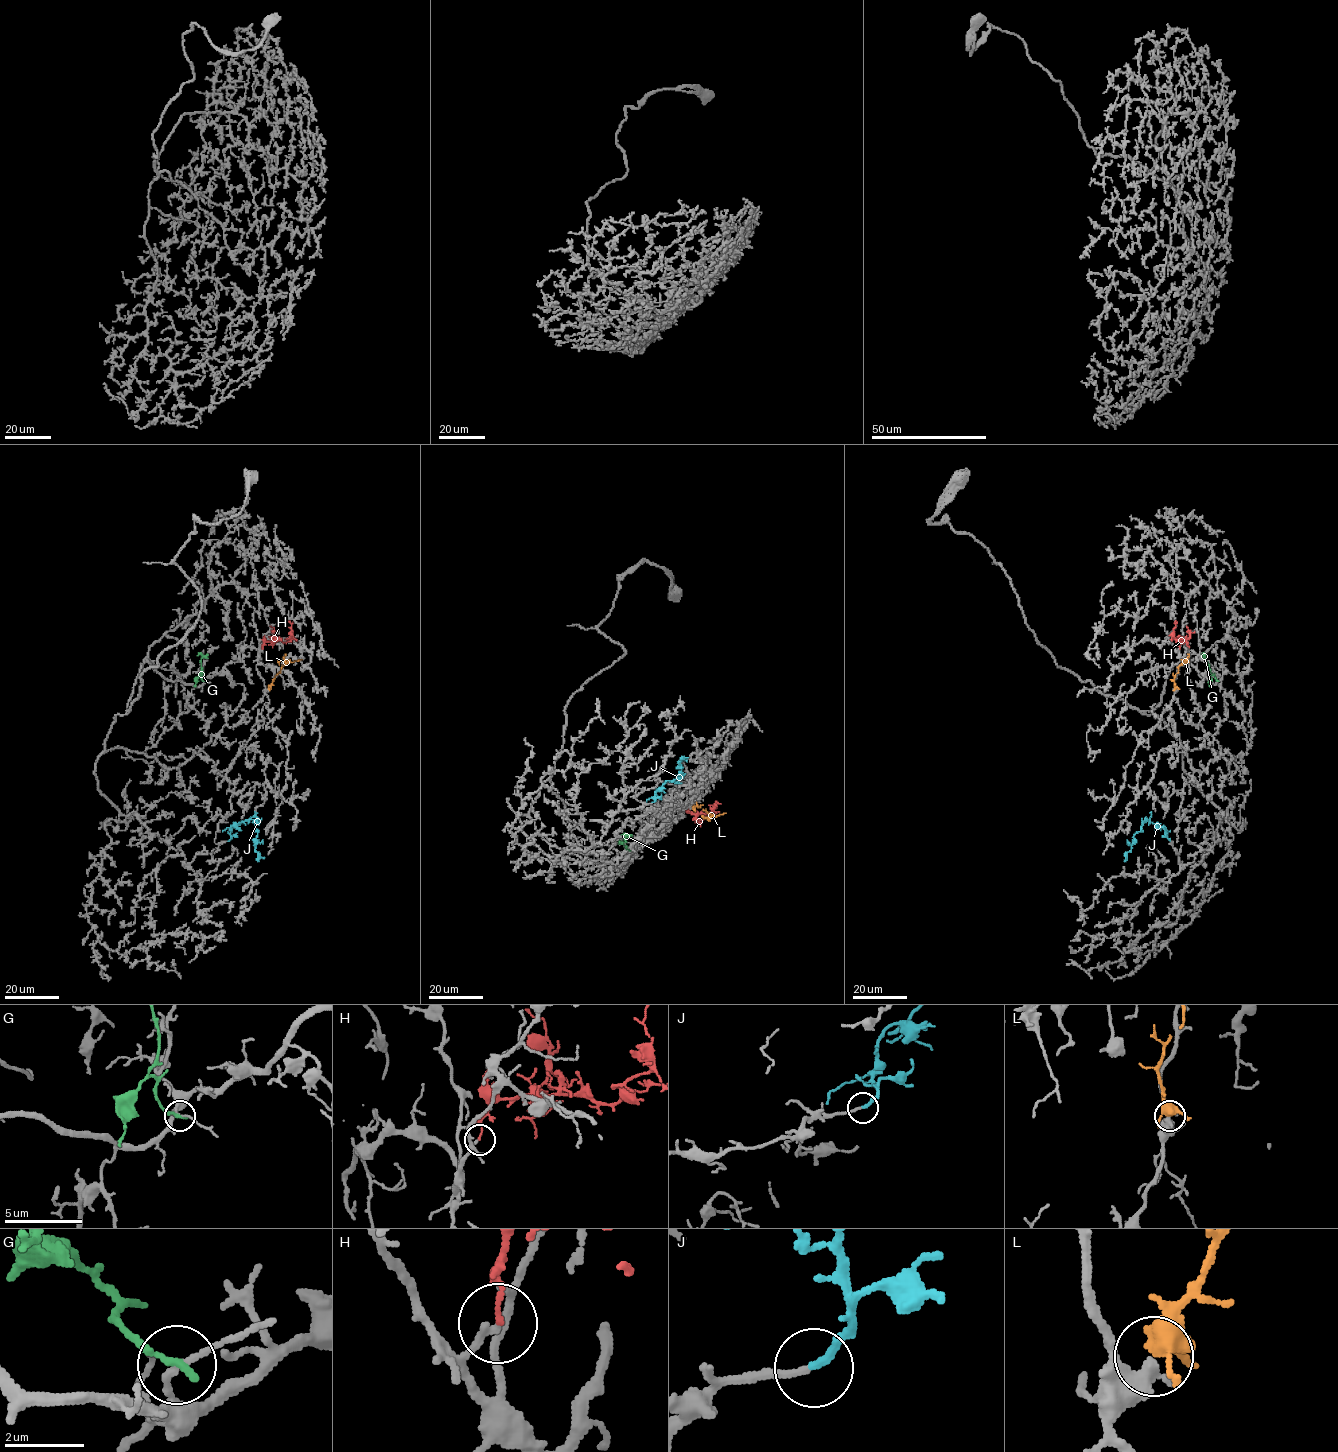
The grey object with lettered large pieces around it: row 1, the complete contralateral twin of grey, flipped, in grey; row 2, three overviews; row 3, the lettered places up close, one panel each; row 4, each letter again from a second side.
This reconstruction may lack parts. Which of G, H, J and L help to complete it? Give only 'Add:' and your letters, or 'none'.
Add: J

